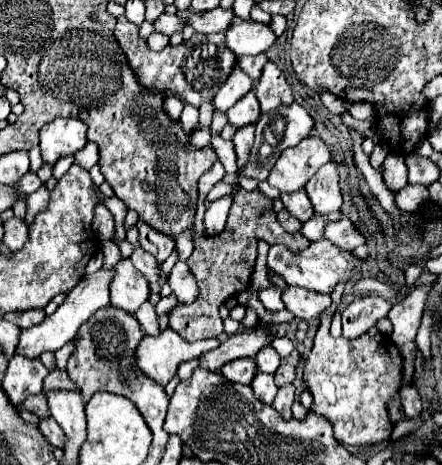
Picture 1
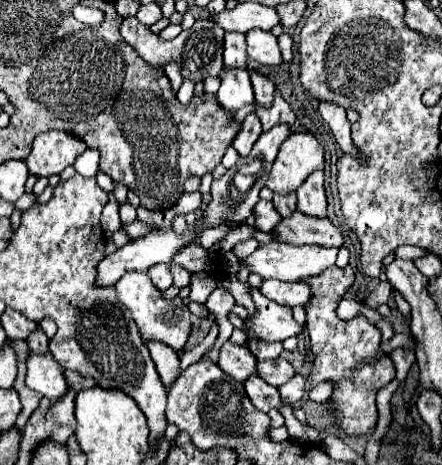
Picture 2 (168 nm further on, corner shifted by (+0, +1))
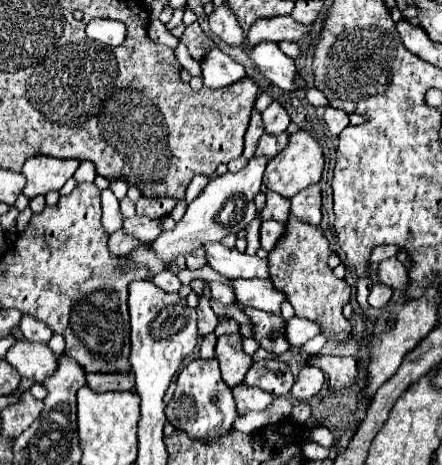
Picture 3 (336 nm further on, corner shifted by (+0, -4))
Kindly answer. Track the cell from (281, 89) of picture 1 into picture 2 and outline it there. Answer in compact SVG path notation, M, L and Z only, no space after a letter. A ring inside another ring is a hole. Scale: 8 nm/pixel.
M275 91L273 103L269 107L257 105L255 113L261 119L265 131L271 129L273 125L279 125L279 123L289 123L289 125L295 123L295 113L293 113L293 109L289 107L289 103L283 99L283 95L279 91Z

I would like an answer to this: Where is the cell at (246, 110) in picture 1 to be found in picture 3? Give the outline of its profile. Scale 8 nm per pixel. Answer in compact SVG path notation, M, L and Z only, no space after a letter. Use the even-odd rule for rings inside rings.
M217 48L209 50L207 58L203 58L203 62L199 64L203 74L203 86L209 88L225 88L245 76L245 68Z

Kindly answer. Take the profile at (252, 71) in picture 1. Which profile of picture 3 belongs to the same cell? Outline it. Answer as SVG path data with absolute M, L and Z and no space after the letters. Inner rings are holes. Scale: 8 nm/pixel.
M273 102L267 110L263 110L263 122L265 122L267 134L279 134L279 132L287 130L291 120L289 120L285 108L279 102Z

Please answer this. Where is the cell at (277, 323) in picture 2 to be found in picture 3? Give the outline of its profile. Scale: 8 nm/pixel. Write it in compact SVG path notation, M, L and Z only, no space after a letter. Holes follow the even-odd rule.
M291 318L287 322L287 340L291 342L291 346L303 346L307 340L315 338L317 334L321 334L319 324L311 322L311 320Z

